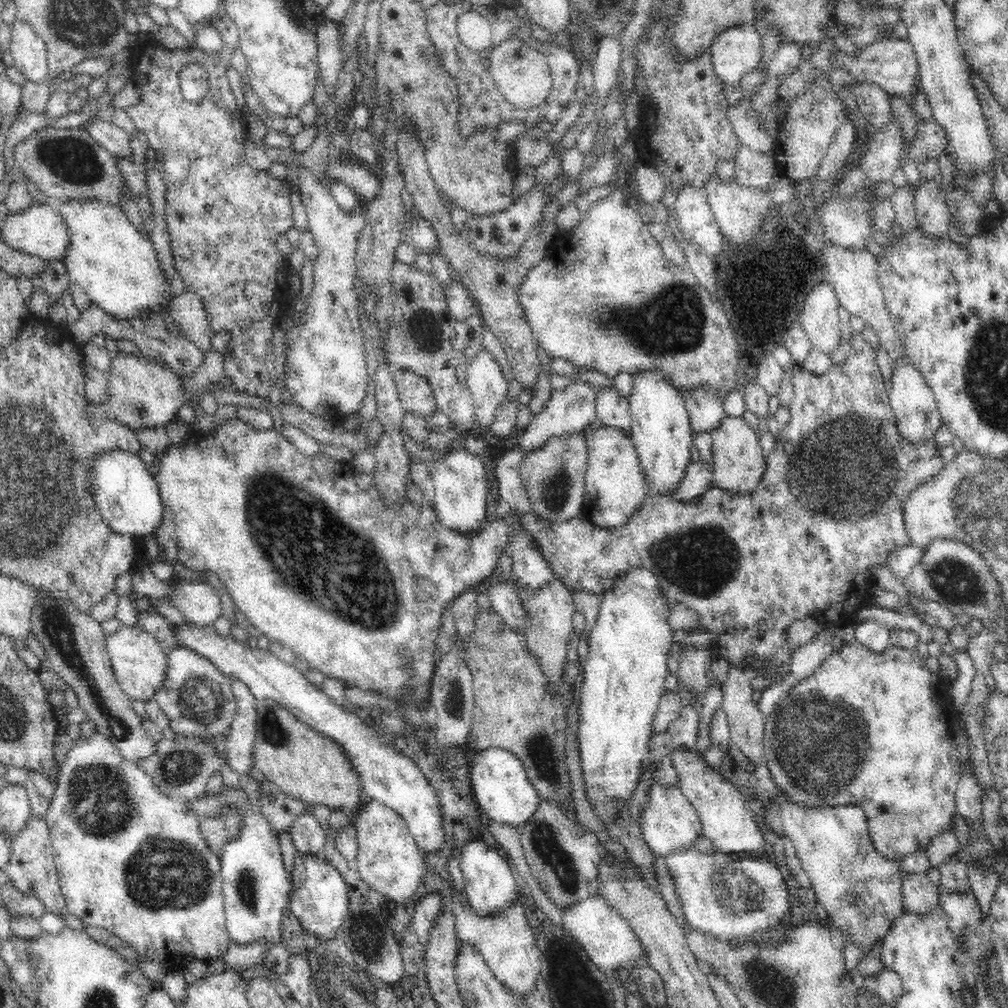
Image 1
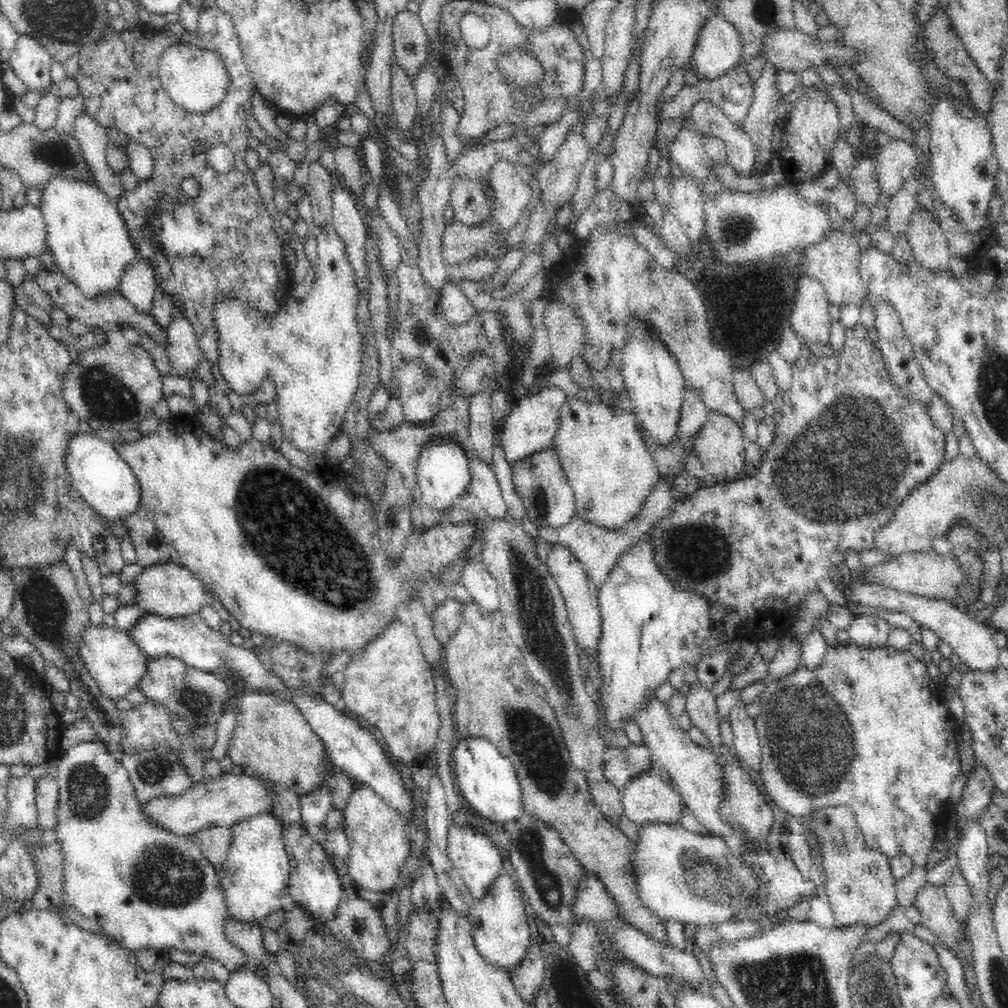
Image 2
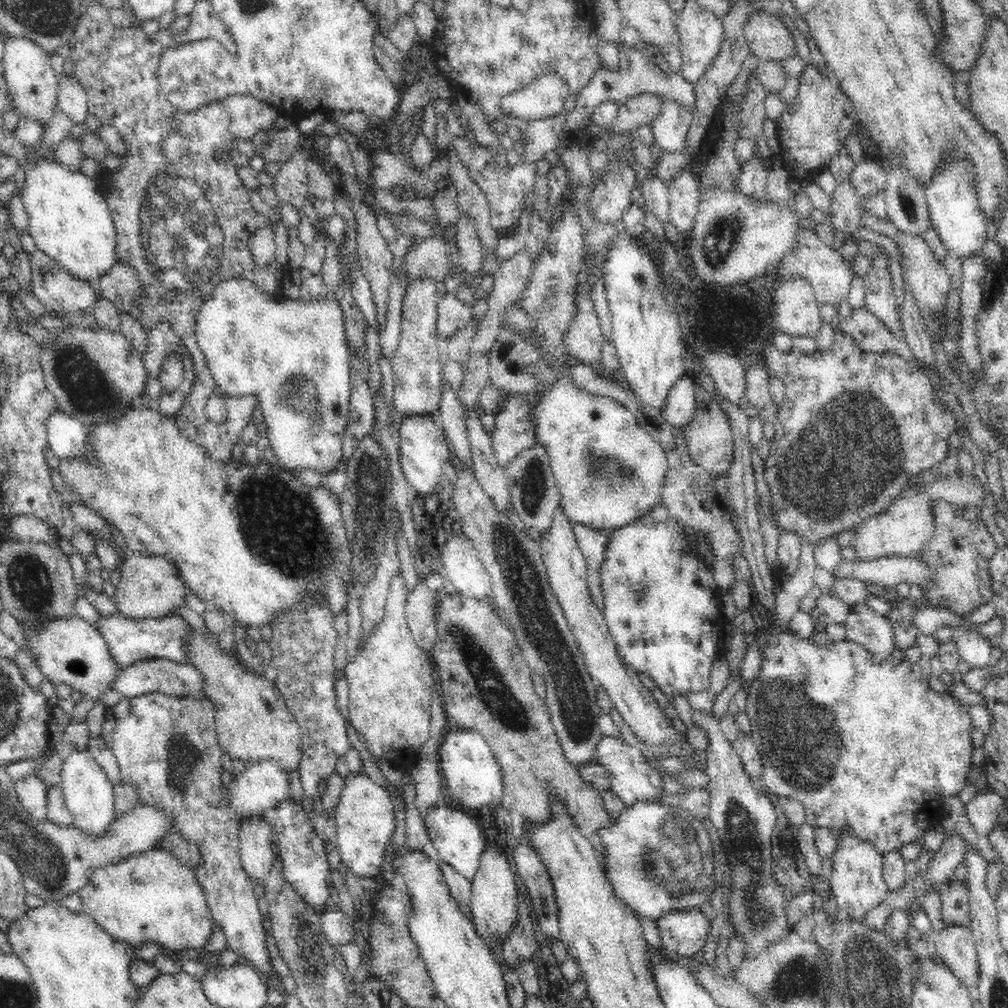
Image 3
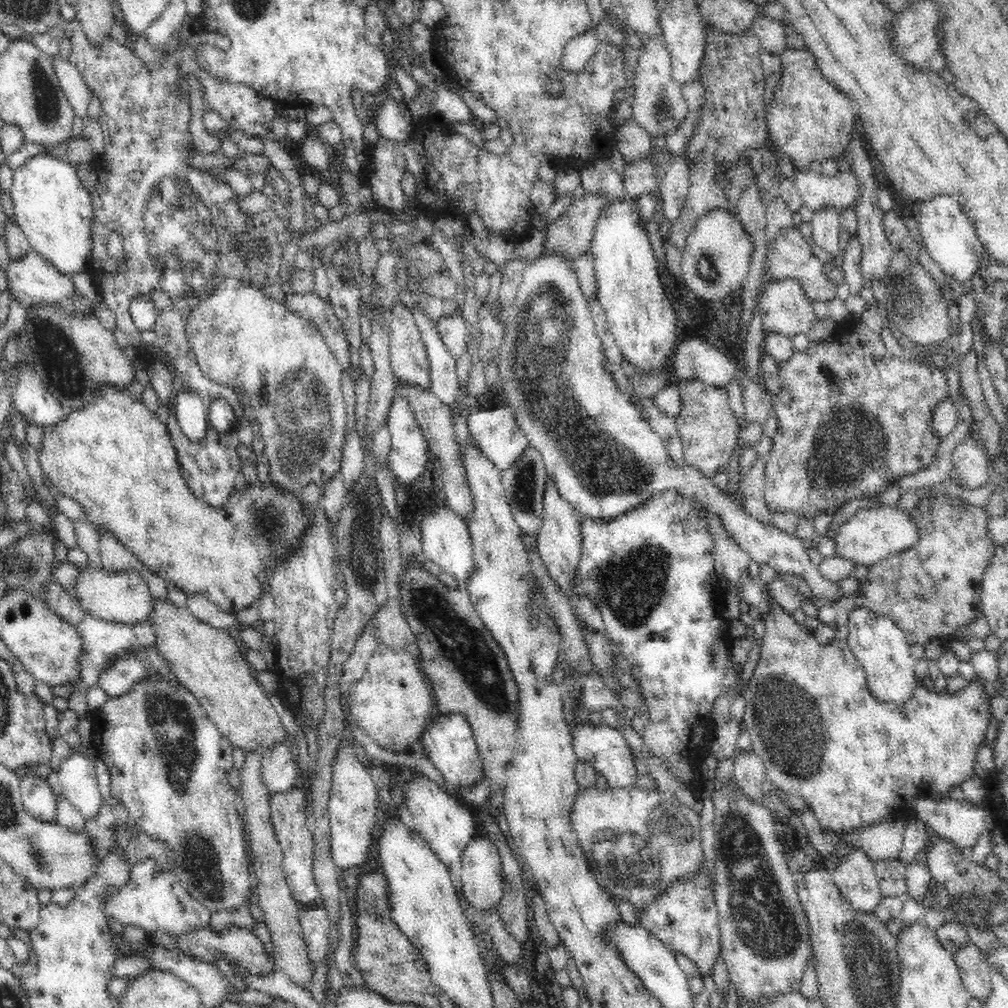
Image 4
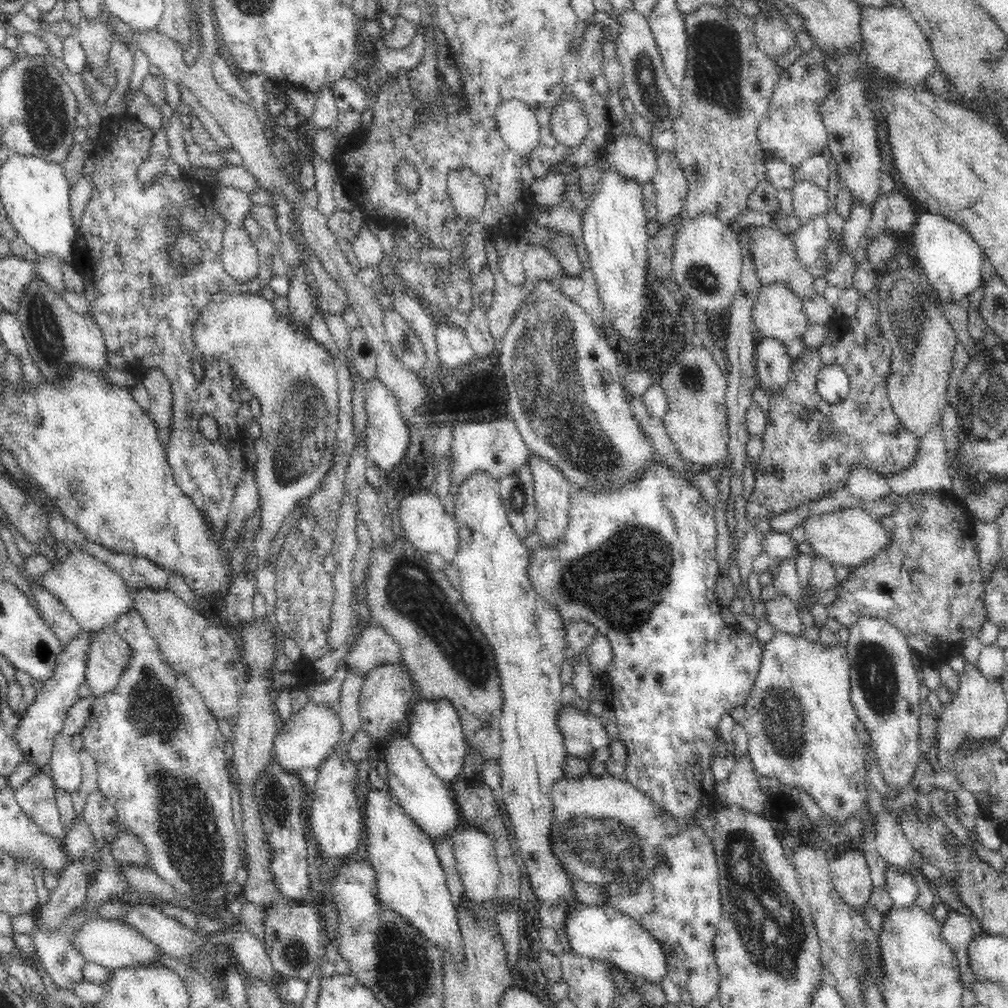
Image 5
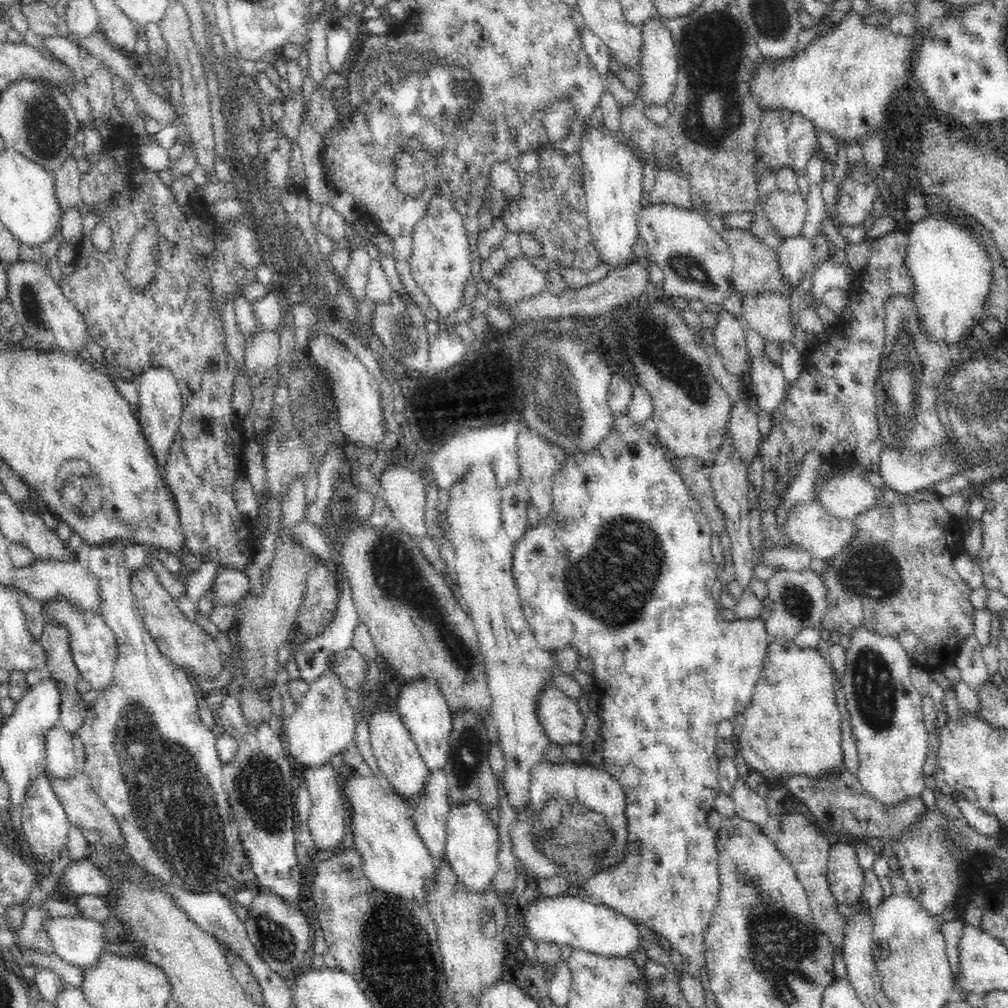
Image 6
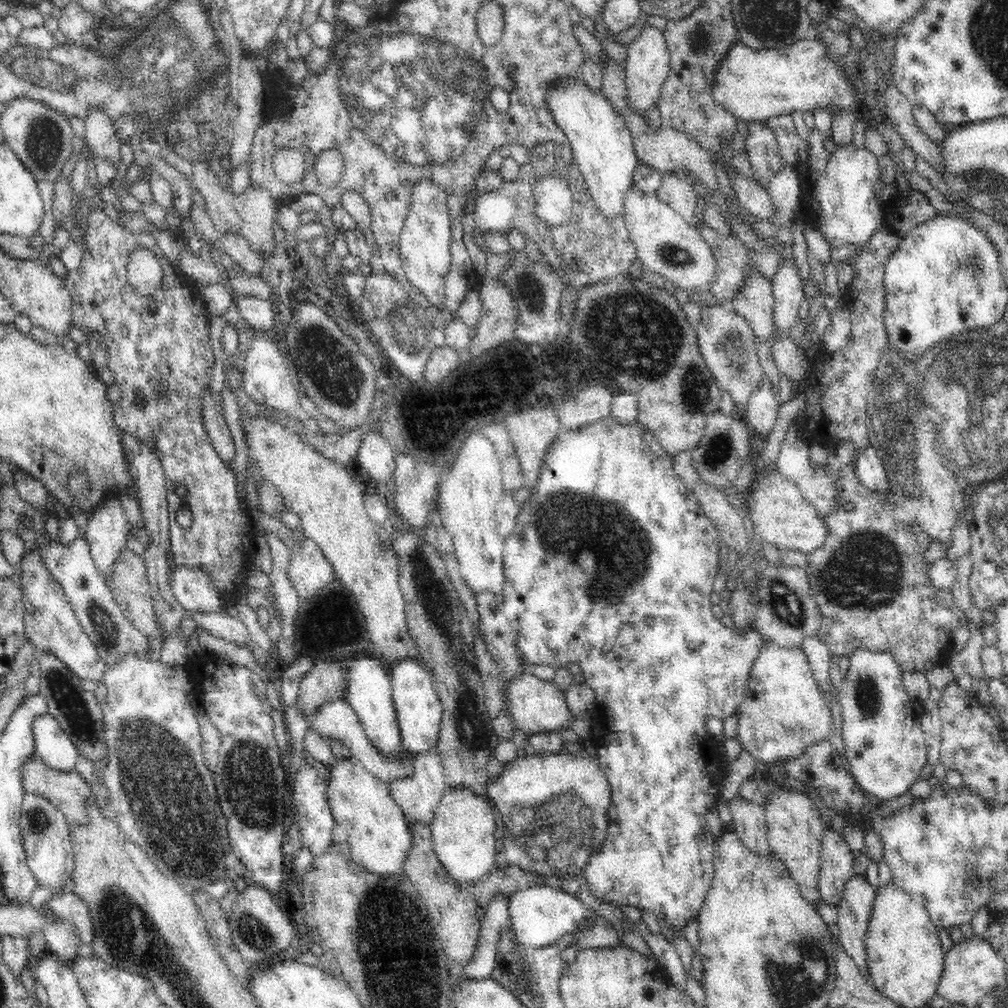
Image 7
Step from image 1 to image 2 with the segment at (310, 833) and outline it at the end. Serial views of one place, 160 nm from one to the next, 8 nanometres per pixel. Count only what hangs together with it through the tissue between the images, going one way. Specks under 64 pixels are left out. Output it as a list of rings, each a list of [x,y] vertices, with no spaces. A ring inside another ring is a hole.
[[[330,788],[318,790],[312,795],[300,798],[300,815],[302,827],[320,836],[326,816],[333,810],[333,794]]]

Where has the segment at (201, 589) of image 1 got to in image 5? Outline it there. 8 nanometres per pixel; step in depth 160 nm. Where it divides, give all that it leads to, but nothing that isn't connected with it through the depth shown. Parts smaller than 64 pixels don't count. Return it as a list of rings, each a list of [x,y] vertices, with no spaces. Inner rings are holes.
[[[71,547],[65,560],[56,562],[52,570],[48,570],[38,579],[42,581],[42,587],[52,591],[56,598],[68,607],[82,629],[113,628],[120,616],[128,614],[128,610],[135,610],[134,588],[130,587],[110,565],[82,549]]]

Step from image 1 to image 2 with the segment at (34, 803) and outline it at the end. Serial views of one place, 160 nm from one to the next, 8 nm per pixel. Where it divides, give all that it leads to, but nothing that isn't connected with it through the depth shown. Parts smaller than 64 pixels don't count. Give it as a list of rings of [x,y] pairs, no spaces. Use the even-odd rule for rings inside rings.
[[[46,776],[35,784],[35,803],[38,811],[38,827],[49,833],[55,828],[59,786],[57,777]]]

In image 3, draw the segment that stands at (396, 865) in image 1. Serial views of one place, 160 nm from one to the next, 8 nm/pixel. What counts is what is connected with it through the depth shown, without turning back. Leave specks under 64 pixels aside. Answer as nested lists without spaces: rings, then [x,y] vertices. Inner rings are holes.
[[[362,771],[344,778],[345,786],[335,808],[338,851],[346,868],[360,878],[376,878],[384,872],[386,850],[396,830],[393,800],[387,790],[378,786]]]

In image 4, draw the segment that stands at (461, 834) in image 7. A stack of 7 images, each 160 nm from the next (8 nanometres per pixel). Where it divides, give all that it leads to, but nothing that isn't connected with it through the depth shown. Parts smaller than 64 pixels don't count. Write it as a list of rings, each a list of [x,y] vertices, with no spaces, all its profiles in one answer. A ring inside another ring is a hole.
[[[481,834],[472,840],[466,847],[462,856],[462,866],[455,877],[461,883],[463,896],[479,914],[485,915],[487,911],[496,909],[502,900],[504,873],[500,851],[494,845],[494,841]]]

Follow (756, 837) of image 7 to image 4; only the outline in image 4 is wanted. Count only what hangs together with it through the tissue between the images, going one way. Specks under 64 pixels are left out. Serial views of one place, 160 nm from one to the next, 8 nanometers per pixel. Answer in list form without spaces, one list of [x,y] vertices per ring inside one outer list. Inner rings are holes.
[[[738,750],[734,755],[734,781],[748,798],[761,801],[768,793],[765,766],[756,752]]]

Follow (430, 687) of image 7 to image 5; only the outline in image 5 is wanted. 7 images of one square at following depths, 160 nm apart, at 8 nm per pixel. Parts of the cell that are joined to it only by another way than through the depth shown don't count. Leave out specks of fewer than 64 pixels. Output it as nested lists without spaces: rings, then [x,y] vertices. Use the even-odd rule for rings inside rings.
[[[419,698],[417,706],[411,711],[406,736],[425,763],[443,781],[451,783],[461,774],[470,745],[463,734],[459,713],[450,701],[428,702]]]

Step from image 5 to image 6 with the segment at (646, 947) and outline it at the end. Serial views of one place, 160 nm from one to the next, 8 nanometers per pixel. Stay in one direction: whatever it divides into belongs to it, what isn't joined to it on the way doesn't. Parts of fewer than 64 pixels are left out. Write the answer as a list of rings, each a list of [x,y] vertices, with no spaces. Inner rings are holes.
[[[566,894],[558,898],[546,898],[541,895],[528,904],[523,918],[530,931],[529,937],[534,942],[568,944],[573,950],[607,958],[633,959],[640,950],[644,952],[642,936],[635,921],[606,905],[582,900],[578,895]]]

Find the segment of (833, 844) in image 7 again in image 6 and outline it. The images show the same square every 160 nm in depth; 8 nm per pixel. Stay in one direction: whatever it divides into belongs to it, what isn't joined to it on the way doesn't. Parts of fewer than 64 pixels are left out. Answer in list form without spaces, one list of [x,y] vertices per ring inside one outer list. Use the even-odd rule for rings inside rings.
[[[836,842],[828,856],[830,890],[840,905],[852,905],[863,896],[864,869],[860,866],[854,846]]]

